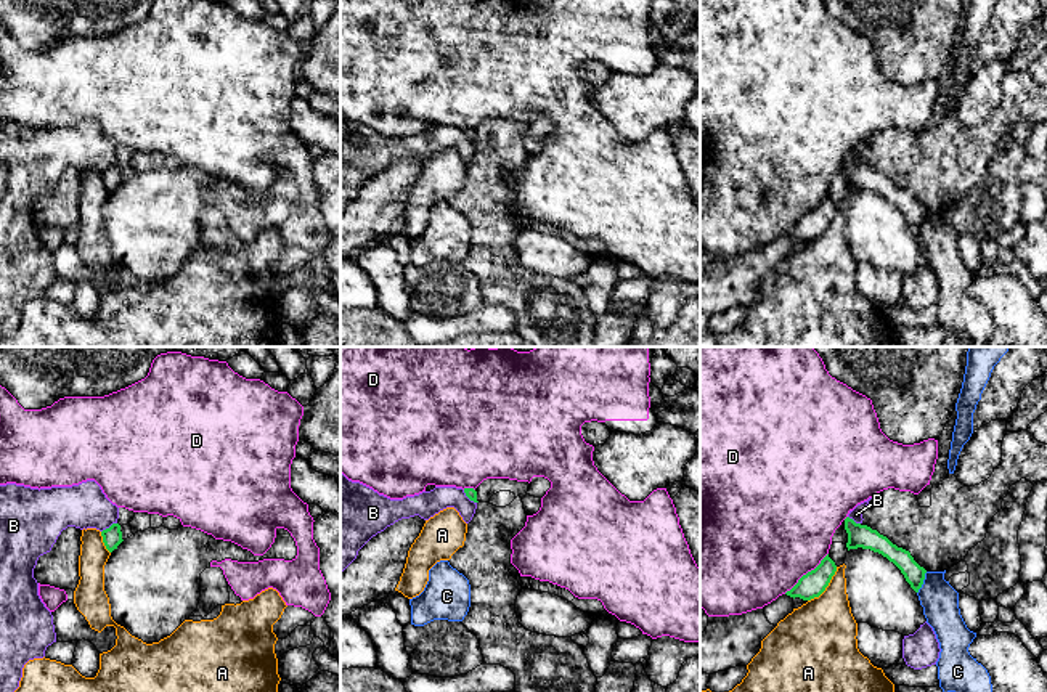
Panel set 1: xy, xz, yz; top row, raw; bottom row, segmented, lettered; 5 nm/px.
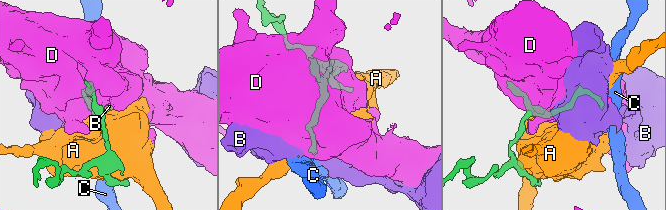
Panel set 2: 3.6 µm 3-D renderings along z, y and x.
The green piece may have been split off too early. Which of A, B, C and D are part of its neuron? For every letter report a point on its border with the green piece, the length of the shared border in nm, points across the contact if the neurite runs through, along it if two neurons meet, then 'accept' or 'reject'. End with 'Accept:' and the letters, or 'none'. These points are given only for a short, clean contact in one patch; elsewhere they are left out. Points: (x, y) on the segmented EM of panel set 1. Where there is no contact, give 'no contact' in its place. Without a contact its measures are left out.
A: contact yz (827, 585); length 220 nm; reject
B: contact xy (109, 527); length 90 nm; border xy (116, 522), (101, 532); reject
C: contact yz (922, 583); length 120 nm; border yz (927, 572), (917, 593); reject
D: contact yz (808, 572); length 300 nm; reject
Accept: none

